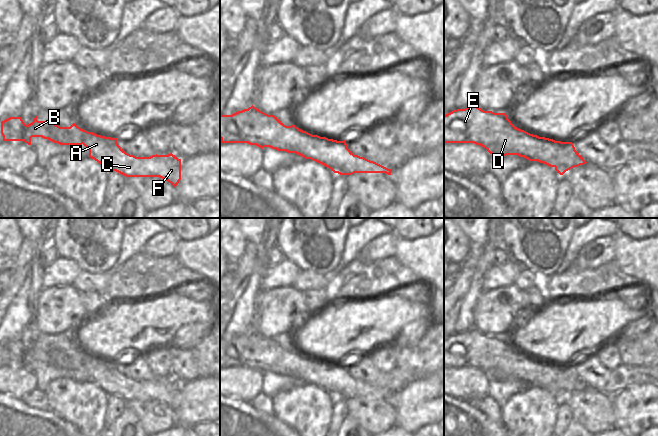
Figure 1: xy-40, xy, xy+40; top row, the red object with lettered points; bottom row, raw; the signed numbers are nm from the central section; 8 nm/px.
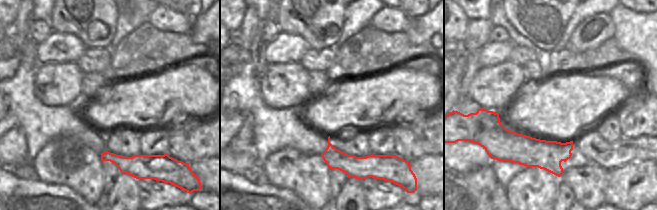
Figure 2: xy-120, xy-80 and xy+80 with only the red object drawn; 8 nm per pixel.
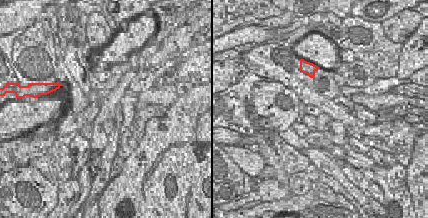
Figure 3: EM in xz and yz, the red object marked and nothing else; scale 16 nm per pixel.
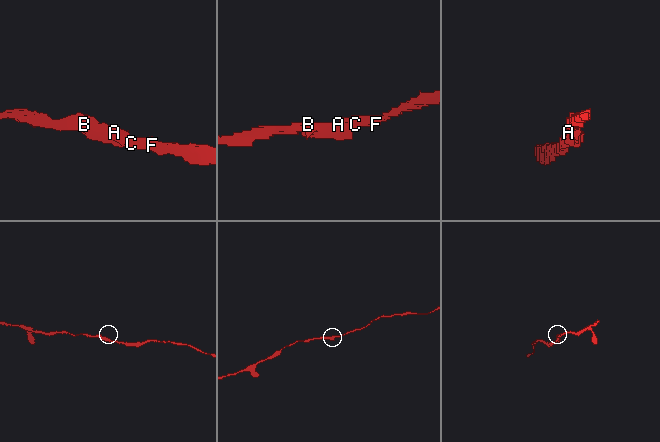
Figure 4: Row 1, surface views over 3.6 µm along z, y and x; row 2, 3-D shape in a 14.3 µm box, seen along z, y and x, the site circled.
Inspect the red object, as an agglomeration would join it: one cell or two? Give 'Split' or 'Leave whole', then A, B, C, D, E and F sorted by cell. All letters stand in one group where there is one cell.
Leave whole. Groups: A B C D E F.

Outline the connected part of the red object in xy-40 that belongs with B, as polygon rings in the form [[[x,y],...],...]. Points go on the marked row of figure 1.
[[[37,116],[34,118],[33,122],[26,125],[21,117],[10,117],[1,122],[1,134],[3,136],[3,141],[24,141],[28,145],[31,145],[32,137],[42,137],[48,139],[54,143],[60,145],[84,145],[89,150],[89,157],[100,163],[108,171],[116,171],[126,177],[160,177],[168,181],[174,187],[177,186],[181,180],[181,159],[178,159],[172,153],[168,155],[152,155],[150,157],[136,157],[126,153],[117,143],[117,138],[105,137],[97,135],[93,132],[88,132],[81,129],[75,123],[70,127],[60,127],[53,123],[52,121],[38,121]]]

